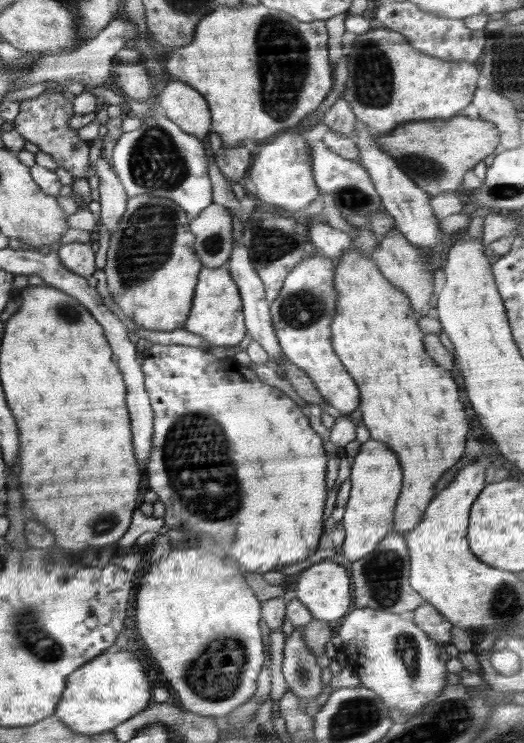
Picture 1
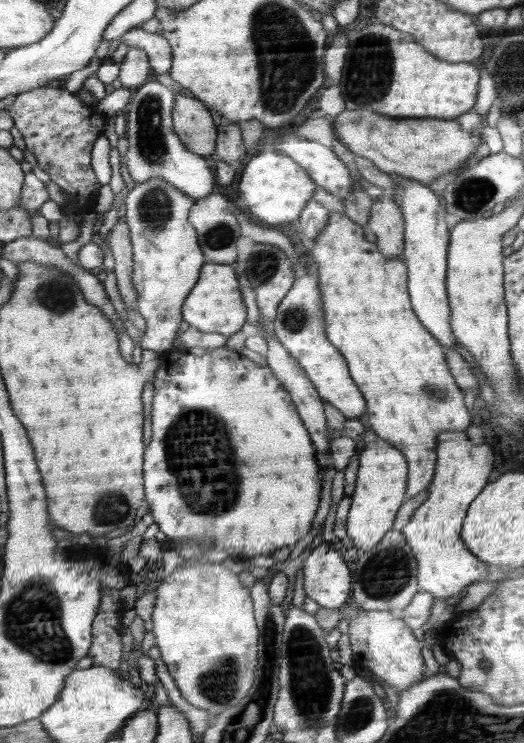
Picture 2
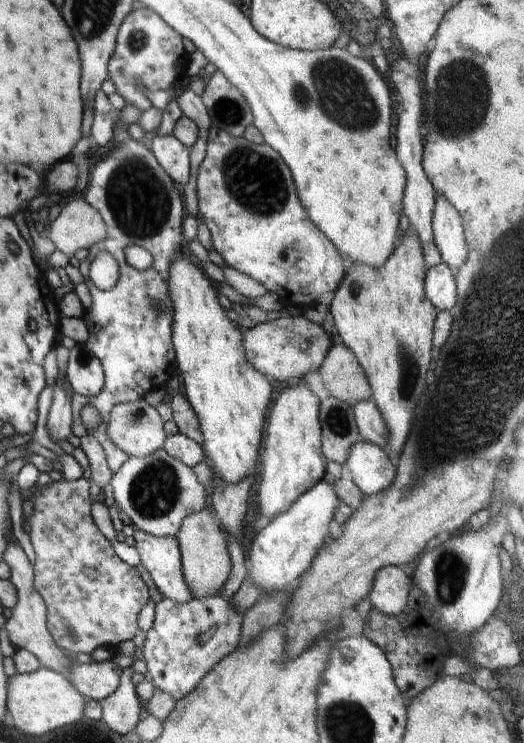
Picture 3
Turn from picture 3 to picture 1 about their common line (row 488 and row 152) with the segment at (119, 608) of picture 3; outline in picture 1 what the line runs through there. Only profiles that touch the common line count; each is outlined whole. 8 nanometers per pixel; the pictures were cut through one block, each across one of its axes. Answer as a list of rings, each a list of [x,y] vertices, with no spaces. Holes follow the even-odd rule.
[[[44,91],[36,98],[22,100],[20,112],[16,116],[14,129],[28,142],[38,145],[40,152],[50,154],[57,166],[62,166],[74,178],[82,178],[90,168],[88,160],[88,146],[78,138],[76,130],[68,128],[68,120],[74,116],[72,102],[68,102],[61,92]]]

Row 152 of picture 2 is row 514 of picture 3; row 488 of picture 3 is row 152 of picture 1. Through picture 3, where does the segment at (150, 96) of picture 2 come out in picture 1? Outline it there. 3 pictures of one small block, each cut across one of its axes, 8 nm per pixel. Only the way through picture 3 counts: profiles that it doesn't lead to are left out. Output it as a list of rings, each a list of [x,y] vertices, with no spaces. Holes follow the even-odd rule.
[[[165,114],[157,117],[142,117],[142,126],[138,130],[122,133],[112,150],[112,166],[124,185],[129,198],[143,194],[158,195],[177,202],[193,219],[209,204],[213,203],[211,180],[208,167],[210,163],[207,150],[202,147],[199,138],[182,131]]]

